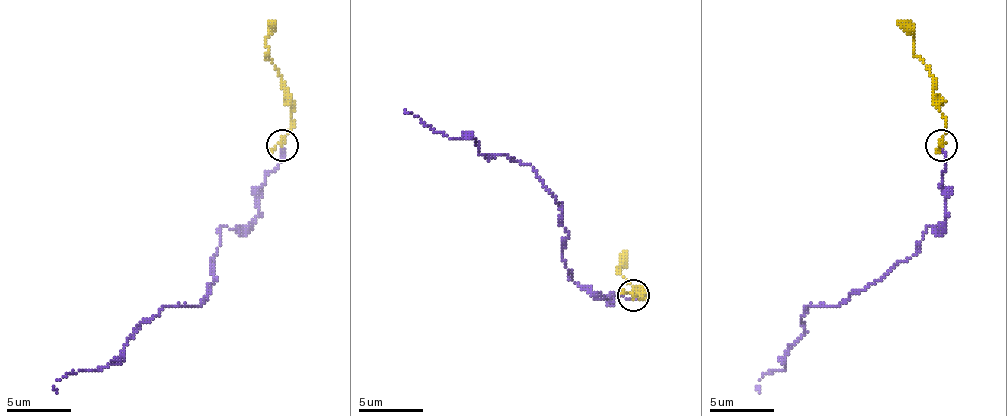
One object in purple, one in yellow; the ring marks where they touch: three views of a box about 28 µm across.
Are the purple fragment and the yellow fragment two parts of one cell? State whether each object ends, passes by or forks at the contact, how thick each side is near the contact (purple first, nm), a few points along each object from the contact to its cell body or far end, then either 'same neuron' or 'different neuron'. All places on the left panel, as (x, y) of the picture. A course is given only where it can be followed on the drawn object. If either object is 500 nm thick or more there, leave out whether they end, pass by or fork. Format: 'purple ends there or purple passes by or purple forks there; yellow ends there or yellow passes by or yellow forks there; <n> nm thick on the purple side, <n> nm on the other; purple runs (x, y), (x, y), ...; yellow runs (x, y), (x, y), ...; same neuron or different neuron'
purple ends there; yellow passes by; 200 nm thick on the purple side, 240 nm on the other; purple runs (281, 146), (252, 220), (220, 229), (211, 293), (198, 306), (153, 316), (121, 354), (57, 380), (57, 393); yellow runs (281, 146), (291, 127), (291, 101), (268, 53), (265, 37), (275, 21); same neuron

